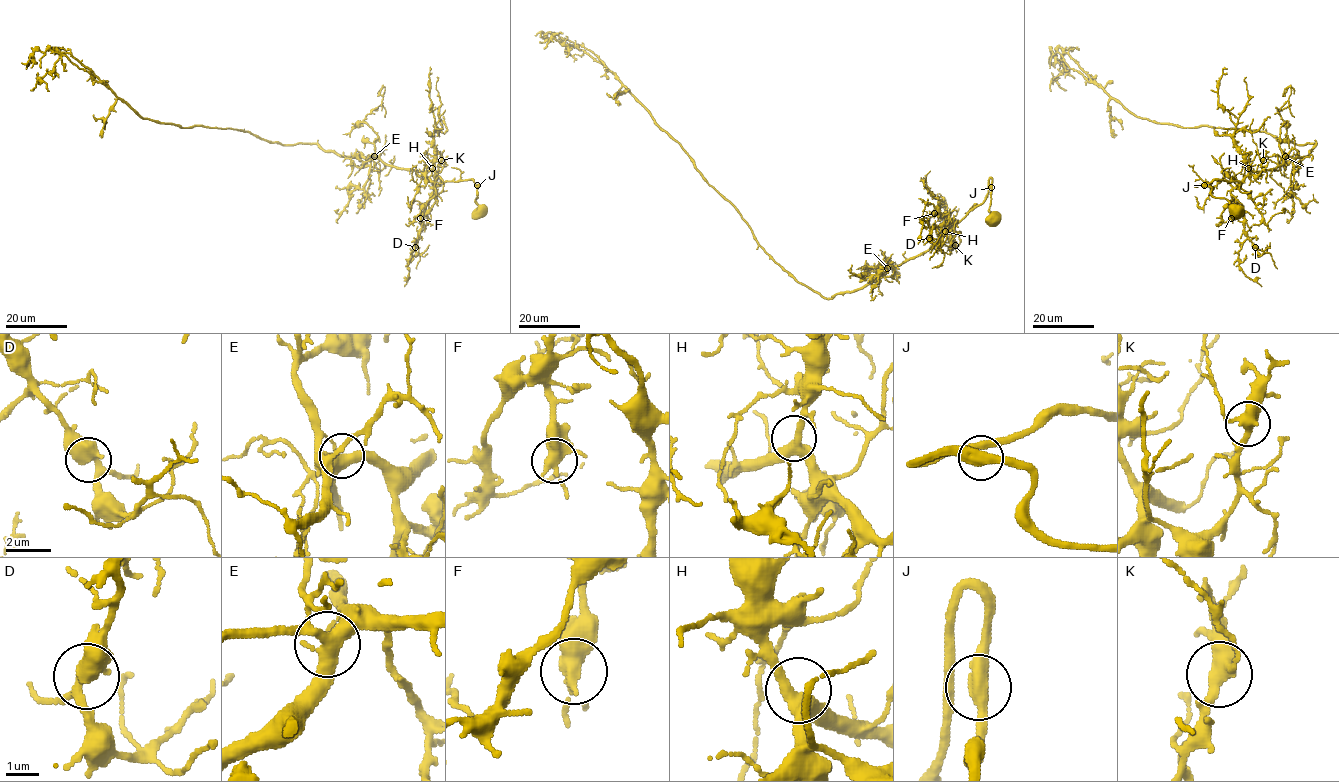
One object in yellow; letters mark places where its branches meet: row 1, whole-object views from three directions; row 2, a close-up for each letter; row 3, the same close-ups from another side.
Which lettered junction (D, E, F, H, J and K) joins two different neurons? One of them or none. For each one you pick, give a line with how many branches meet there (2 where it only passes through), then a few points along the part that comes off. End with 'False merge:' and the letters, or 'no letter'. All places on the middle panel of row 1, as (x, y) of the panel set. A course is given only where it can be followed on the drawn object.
False merge: no letter

